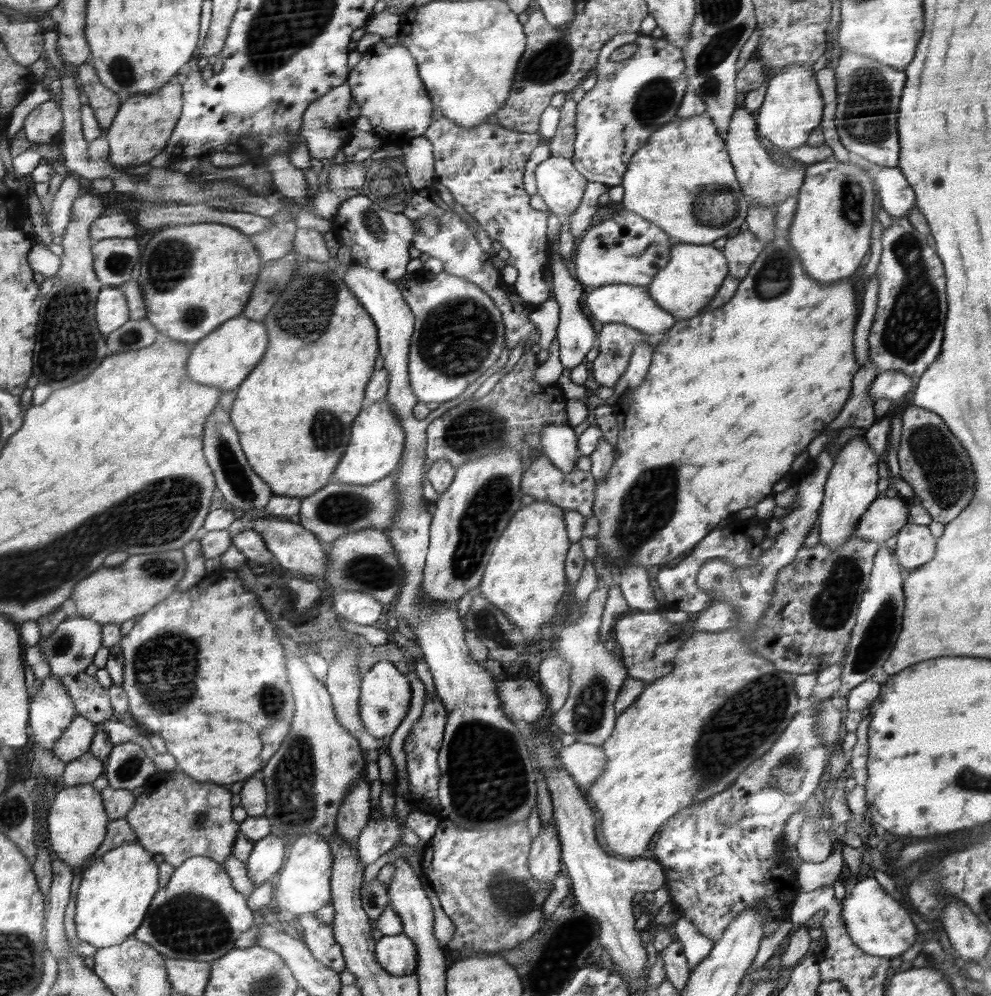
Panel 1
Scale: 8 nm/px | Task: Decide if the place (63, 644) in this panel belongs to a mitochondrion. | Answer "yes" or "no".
yes

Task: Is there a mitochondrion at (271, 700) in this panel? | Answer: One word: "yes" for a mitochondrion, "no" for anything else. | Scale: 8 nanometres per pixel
yes

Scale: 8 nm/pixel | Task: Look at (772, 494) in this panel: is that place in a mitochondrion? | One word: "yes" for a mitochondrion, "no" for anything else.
no

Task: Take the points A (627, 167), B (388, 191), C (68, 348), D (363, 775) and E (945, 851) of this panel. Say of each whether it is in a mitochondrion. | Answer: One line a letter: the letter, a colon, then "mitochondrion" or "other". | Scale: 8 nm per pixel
A: other
B: mitochondrion
C: mitochondrion
D: other
E: other

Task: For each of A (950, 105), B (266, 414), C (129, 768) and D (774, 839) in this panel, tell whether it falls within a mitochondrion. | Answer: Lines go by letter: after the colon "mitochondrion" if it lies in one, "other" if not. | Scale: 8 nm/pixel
A: other
B: other
C: mitochondrion
D: other

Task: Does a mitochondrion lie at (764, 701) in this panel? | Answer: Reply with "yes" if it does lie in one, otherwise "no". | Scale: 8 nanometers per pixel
yes

